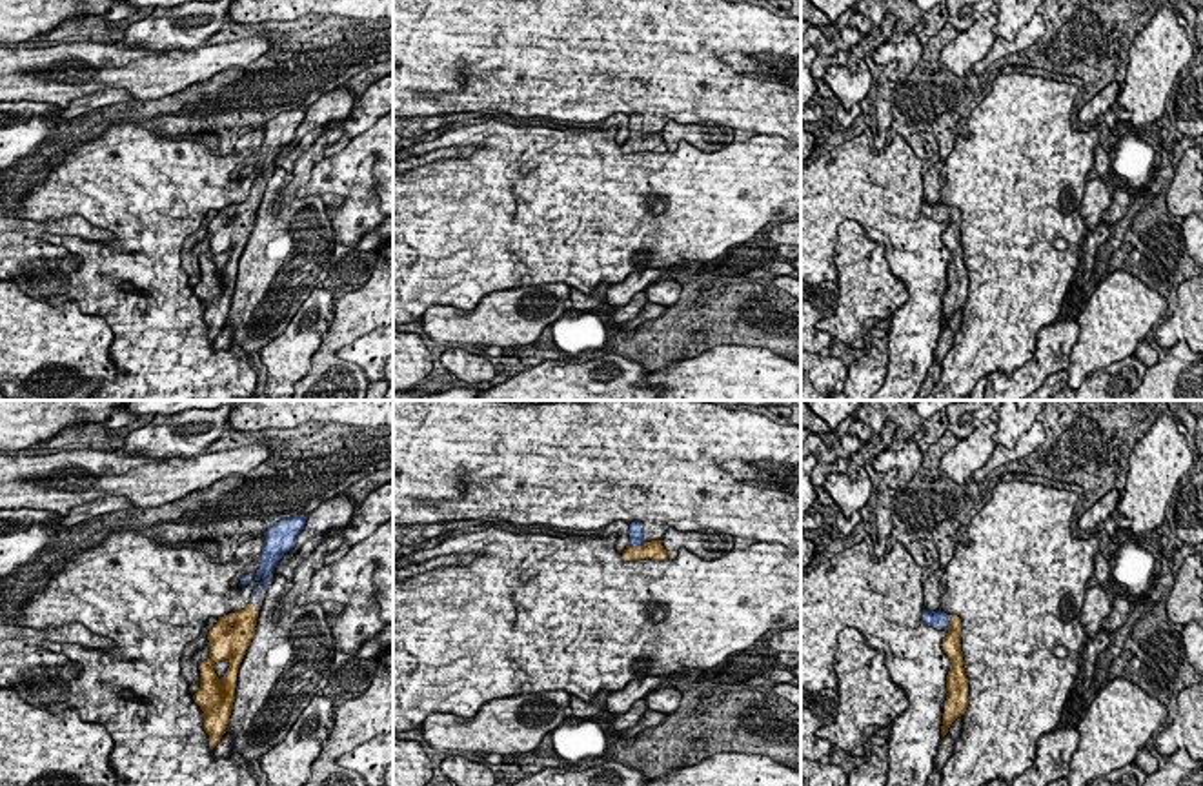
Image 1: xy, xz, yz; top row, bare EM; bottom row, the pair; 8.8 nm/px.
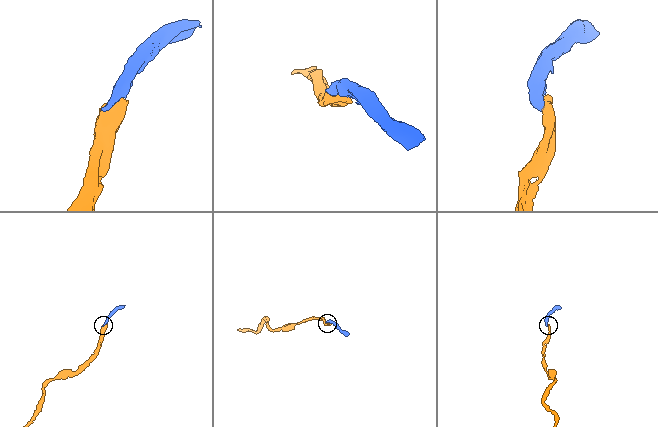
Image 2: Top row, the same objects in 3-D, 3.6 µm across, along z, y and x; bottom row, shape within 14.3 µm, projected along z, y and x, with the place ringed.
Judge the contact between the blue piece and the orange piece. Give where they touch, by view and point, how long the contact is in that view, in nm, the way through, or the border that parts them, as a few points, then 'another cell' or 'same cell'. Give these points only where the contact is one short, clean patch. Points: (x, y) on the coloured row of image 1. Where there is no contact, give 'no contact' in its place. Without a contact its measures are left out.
contact xz (634, 546); length 110 nm; way xz (636, 530), (634, 546), (654, 550); same cell

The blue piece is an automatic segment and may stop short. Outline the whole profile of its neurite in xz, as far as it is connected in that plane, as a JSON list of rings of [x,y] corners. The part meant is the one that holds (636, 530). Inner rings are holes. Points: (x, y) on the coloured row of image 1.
[[[632,522],[628,535],[630,542],[622,551],[624,560],[641,560],[641,559],[668,560],[666,549],[661,544],[661,540],[652,540],[646,544],[642,542],[642,524]]]

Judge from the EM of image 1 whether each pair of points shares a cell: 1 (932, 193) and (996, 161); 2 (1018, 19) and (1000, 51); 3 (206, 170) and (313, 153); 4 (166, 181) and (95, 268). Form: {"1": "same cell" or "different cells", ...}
{"1": "different cells", "2": "different cells", "3": "different cells", "4": "same cell"}

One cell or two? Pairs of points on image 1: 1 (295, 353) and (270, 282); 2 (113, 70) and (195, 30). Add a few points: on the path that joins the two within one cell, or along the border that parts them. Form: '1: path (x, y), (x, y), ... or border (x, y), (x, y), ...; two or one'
1: border (312, 292), (288, 326), (268, 342); two
2: border (121, 42), (155, 51), (197, 50); two

